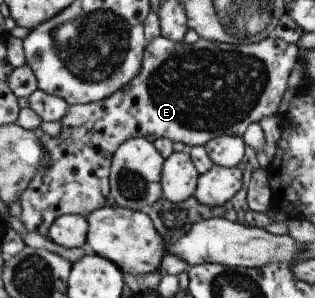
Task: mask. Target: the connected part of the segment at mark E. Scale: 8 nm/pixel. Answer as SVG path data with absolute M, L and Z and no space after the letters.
M187 29L183 37L183 41L174 43L168 41L164 37L158 35L156 39L152 39L150 43L146 44L144 47L144 53L138 69L138 73L126 83L126 86L120 87L120 90L112 93L112 95L106 97L105 99L90 102L88 104L72 104L67 107L66 115L60 119L60 133L55 137L49 137L48 135L42 135L42 138L39 139L40 145L42 145L42 151L44 151L44 157L42 157L42 163L38 165L34 177L30 179L28 187L25 191L20 193L20 222L29 233L38 233L42 236L47 236L46 231L52 225L52 221L56 217L65 214L77 214L81 217L86 218L88 213L92 213L94 209L99 209L104 205L104 199L109 195L109 183L108 183L108 173L111 163L112 155L114 151L118 149L122 143L125 143L128 139L131 138L143 138L146 139L149 143L153 143L156 139L166 138L170 142L180 142L187 146L204 146L206 141L214 139L216 137L226 135L226 136L242 136L243 130L250 125L250 123L259 122L262 117L275 115L277 112L278 105L282 100L282 95L287 89L287 79L294 67L294 63L298 60L298 48L295 44L284 43L282 39L274 39L273 37L262 36L262 40L254 43L236 43L236 45L224 45L224 49L220 49L220 43L210 42L202 38L198 38L198 35L194 30Z

